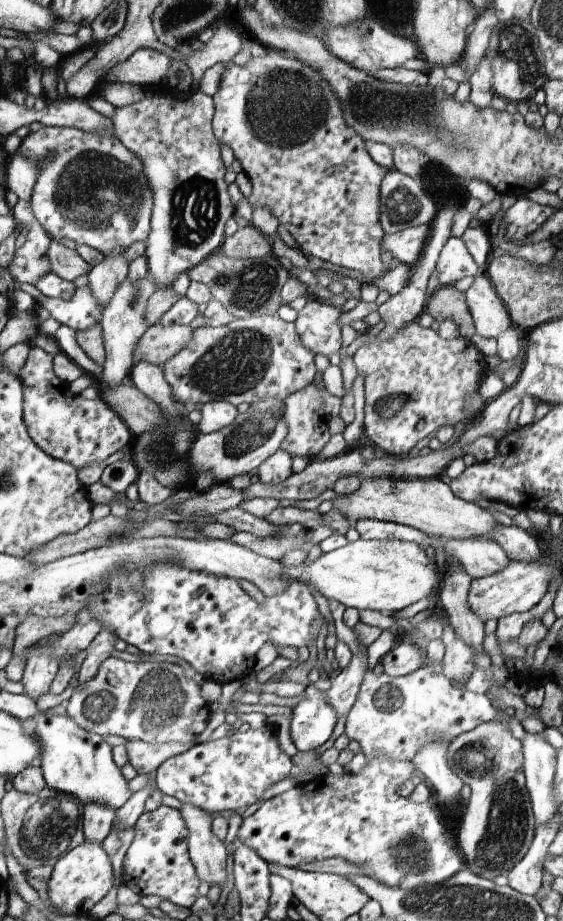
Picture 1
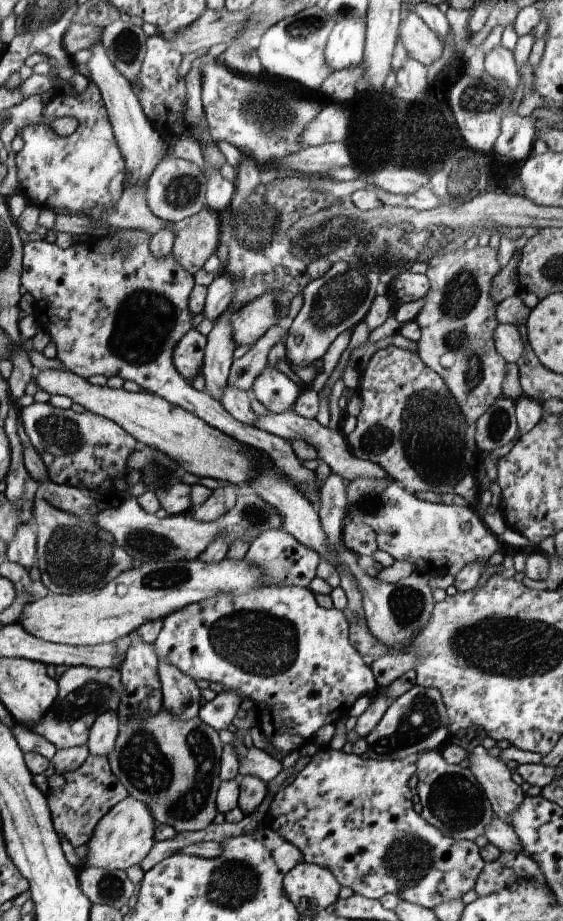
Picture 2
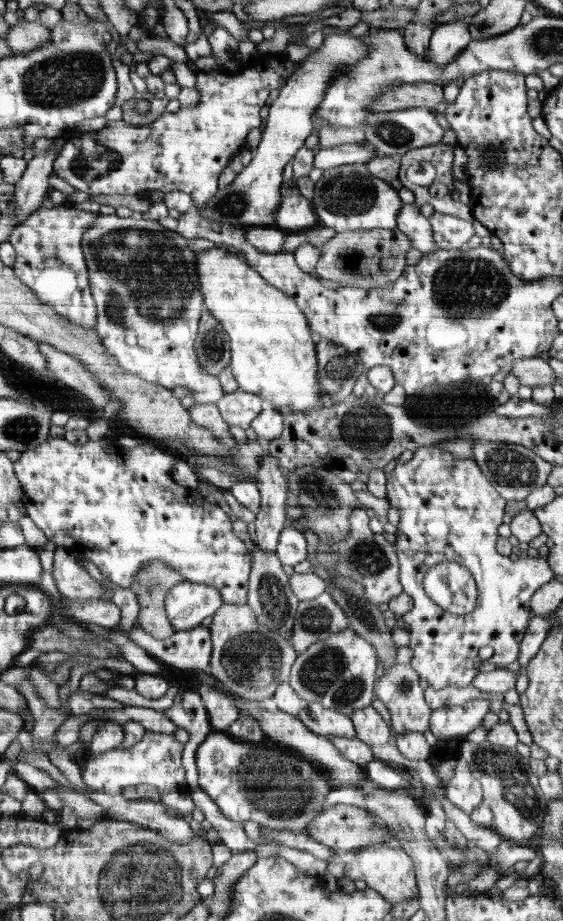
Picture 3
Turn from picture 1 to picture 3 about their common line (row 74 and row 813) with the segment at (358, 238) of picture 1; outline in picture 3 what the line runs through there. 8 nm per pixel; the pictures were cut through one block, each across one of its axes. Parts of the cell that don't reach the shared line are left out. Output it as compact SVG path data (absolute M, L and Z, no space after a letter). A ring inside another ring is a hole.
M213 730L196 751L199 787L204 790L204 792L208 793L208 796L212 798L219 806L219 809L226 815L226 818L229 818L234 822L239 822L241 826L243 826L245 822L248 822L248 820L252 820L252 822L258 822L261 826L271 828L272 830L291 830L294 834L305 834L307 832L306 828L308 824L324 810L324 806L326 806L326 796L328 796L328 792L332 790L332 781L328 780L327 774L323 773L320 768L313 765L310 761L304 759L300 760L300 757L294 756L292 751L288 752L288 750L284 750L284 748L280 748L280 746L272 746L272 752L270 752L268 746L258 746L258 744L262 743L252 744L252 742L236 740L225 731Z

